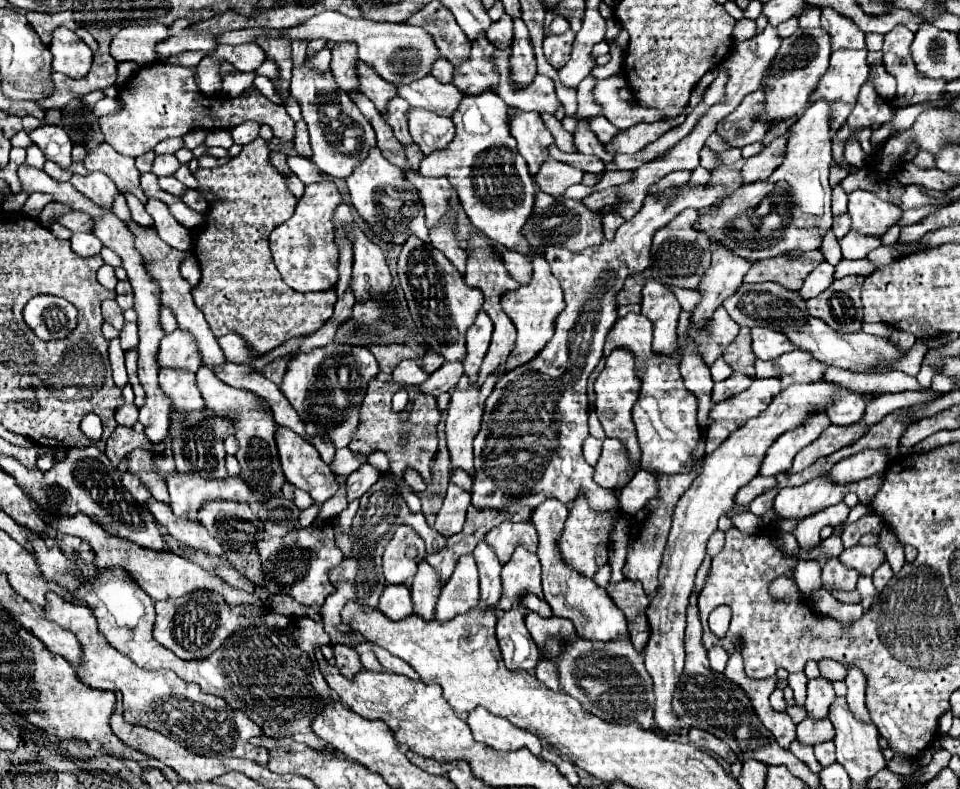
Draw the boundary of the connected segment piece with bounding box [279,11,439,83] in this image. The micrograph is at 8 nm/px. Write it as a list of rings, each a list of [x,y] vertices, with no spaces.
[[[323,11],[307,19],[303,25],[279,29],[279,33],[285,35],[291,43],[313,41],[313,39],[325,39],[329,43],[341,43],[341,41],[355,43],[359,51],[359,59],[369,63],[389,83],[411,83],[415,79],[421,79],[431,71],[431,65],[439,55],[431,35],[421,27],[399,25],[399,23],[379,23],[369,19],[351,19],[335,11]]]

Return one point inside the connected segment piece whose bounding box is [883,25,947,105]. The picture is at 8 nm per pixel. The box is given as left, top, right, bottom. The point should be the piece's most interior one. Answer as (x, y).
(912, 87)

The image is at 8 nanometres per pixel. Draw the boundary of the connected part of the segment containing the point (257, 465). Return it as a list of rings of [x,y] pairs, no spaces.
[[[201,367],[197,371],[197,387],[199,387],[199,391],[205,399],[205,405],[209,409],[213,409],[215,415],[229,419],[235,425],[235,439],[237,439],[237,445],[239,445],[235,457],[241,465],[243,481],[247,481],[247,485],[251,485],[251,489],[255,489],[255,493],[259,493],[259,497],[263,497],[263,501],[277,497],[281,493],[283,483],[285,483],[285,477],[283,477],[283,471],[281,471],[277,443],[275,443],[275,437],[273,437],[277,425],[275,425],[273,413],[265,405],[265,399],[259,397],[257,393],[229,387],[227,383],[219,381],[213,371],[209,371],[205,367]]]

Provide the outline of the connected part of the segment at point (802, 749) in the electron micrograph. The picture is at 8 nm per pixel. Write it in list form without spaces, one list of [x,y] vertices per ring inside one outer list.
[[[795,739],[793,743],[791,743],[791,747],[789,747],[799,759],[803,759],[803,763],[807,763],[809,767],[811,767],[811,771],[815,771],[815,773],[819,773],[821,771],[821,765],[819,765],[819,761],[815,759],[815,755],[813,755],[813,747],[807,747],[807,745],[799,745],[799,741]]]

